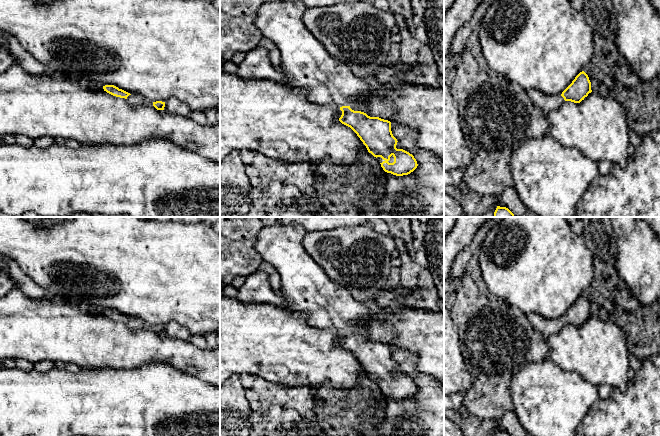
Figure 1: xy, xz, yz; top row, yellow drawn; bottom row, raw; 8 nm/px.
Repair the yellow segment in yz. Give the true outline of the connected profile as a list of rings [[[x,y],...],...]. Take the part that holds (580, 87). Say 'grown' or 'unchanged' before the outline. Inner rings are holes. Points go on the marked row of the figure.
grown; [[[584,71],[580,72],[562,94],[558,96],[548,96],[537,89],[526,90],[531,102],[545,116],[552,110],[558,109],[565,101],[580,103],[591,92],[591,82]]]

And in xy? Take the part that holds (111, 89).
grown; [[[105,85],[101,88],[113,96],[125,98],[127,102],[132,106],[139,106],[139,105],[154,106],[157,110],[164,110],[165,107],[165,102],[162,101],[151,102],[148,99],[144,98],[143,96],[132,95],[122,89],[119,89],[114,85]]]

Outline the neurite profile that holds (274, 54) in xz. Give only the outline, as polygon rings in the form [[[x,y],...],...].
[[[263,37],[260,40],[258,46],[266,48],[268,50],[269,58],[273,67],[281,72],[284,72],[282,67],[282,59],[280,51],[278,50],[277,46],[273,43],[273,41],[271,41],[266,37]]]

